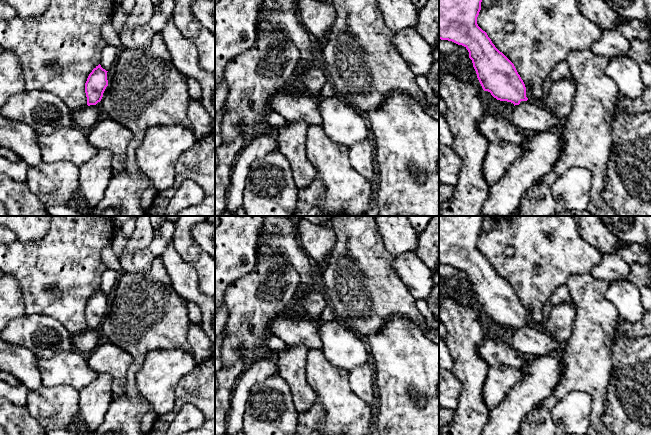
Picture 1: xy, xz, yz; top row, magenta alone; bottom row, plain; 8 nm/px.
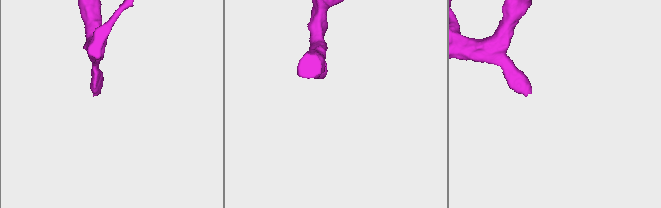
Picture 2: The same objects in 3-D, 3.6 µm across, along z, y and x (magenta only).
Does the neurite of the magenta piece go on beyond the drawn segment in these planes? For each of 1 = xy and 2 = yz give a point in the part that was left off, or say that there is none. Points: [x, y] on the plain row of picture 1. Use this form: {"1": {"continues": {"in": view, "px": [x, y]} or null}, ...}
{"1": {"continues": {"in": "xy", "px": [86, 342]}}, "2": {"continues": {"in": "yz", "px": [529, 341]}}}

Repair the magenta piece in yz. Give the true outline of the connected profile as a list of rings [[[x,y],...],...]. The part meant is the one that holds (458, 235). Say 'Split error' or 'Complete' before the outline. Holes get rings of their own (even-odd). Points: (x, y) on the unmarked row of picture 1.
Split error. [[[439,216],[439,263],[452,265],[468,274],[483,314],[490,316],[497,324],[514,328],[511,345],[518,353],[525,357],[541,357],[561,350],[563,348],[561,341],[550,338],[543,328],[533,327],[526,321],[525,308],[514,288],[495,271],[487,257],[478,250],[477,241],[481,234],[483,218],[484,216]]]

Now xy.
Split error. [[[100,288],[92,294],[85,307],[87,330],[73,336],[75,349],[84,355],[91,353],[103,341],[100,325],[108,310],[107,296]]]

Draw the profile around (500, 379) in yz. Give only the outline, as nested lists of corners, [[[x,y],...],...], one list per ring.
[[[505,365],[491,366],[483,387],[483,400],[489,411],[499,405],[512,387],[522,381],[523,377],[523,368]]]

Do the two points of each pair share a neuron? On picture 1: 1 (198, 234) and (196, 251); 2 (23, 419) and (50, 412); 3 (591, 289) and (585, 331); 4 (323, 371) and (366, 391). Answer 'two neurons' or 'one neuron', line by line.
1: two neurons
2: two neurons
3: one neuron
4: two neurons

